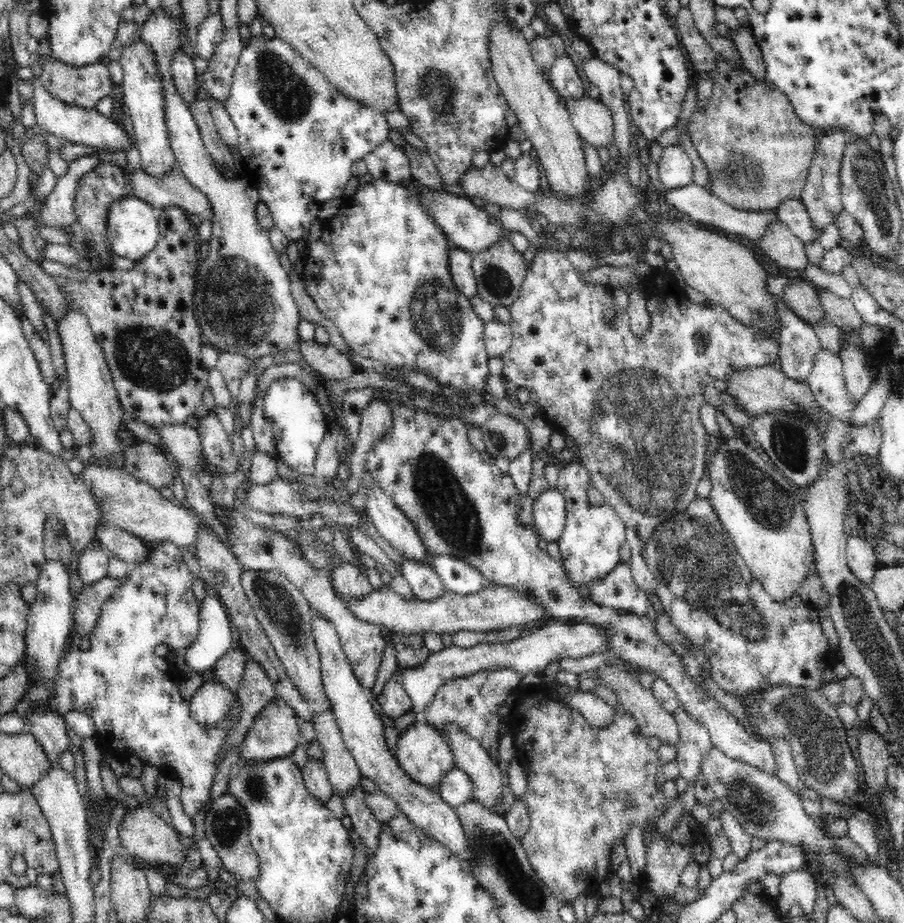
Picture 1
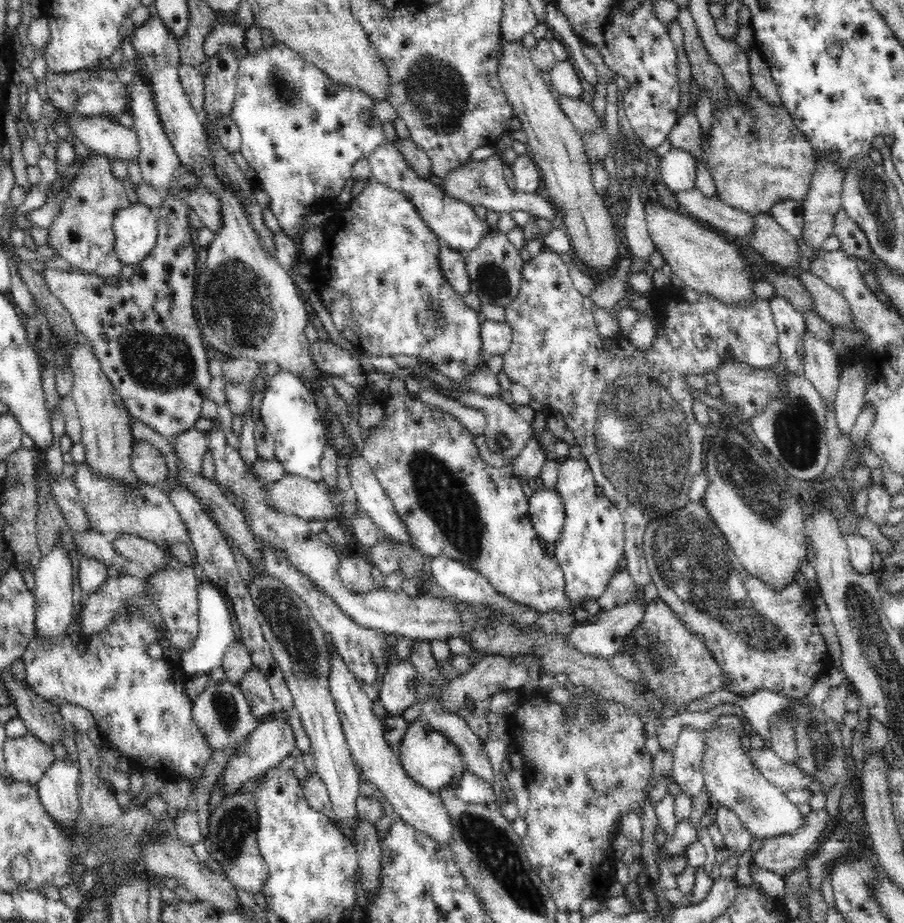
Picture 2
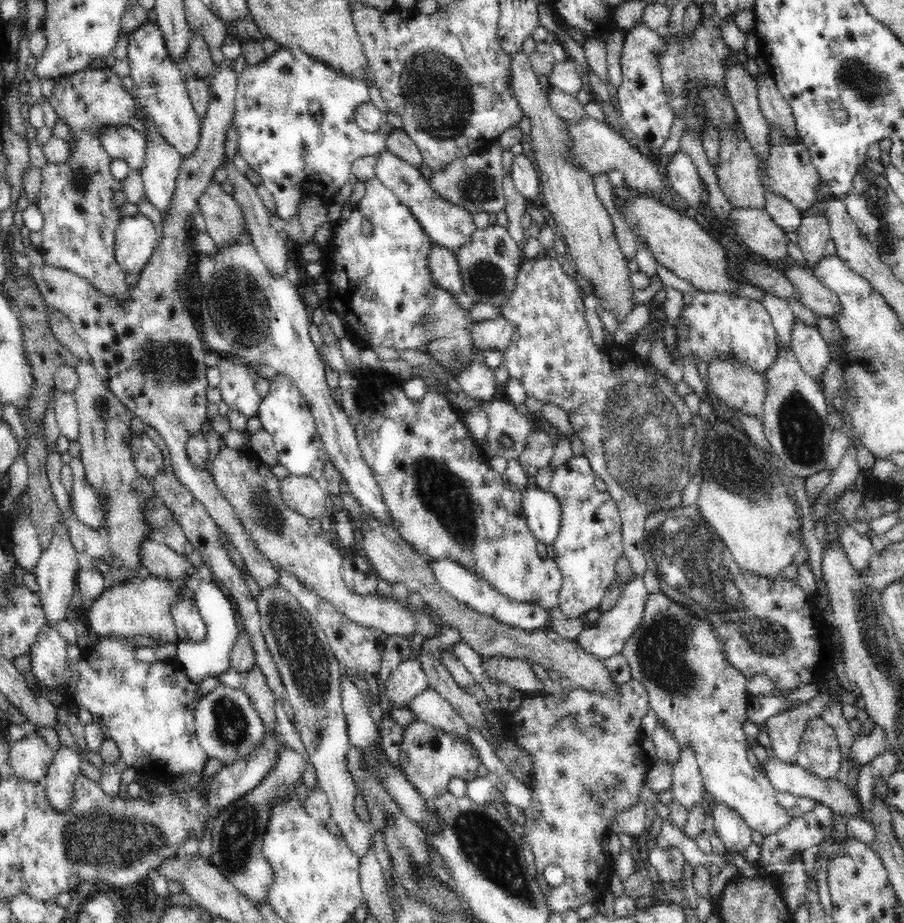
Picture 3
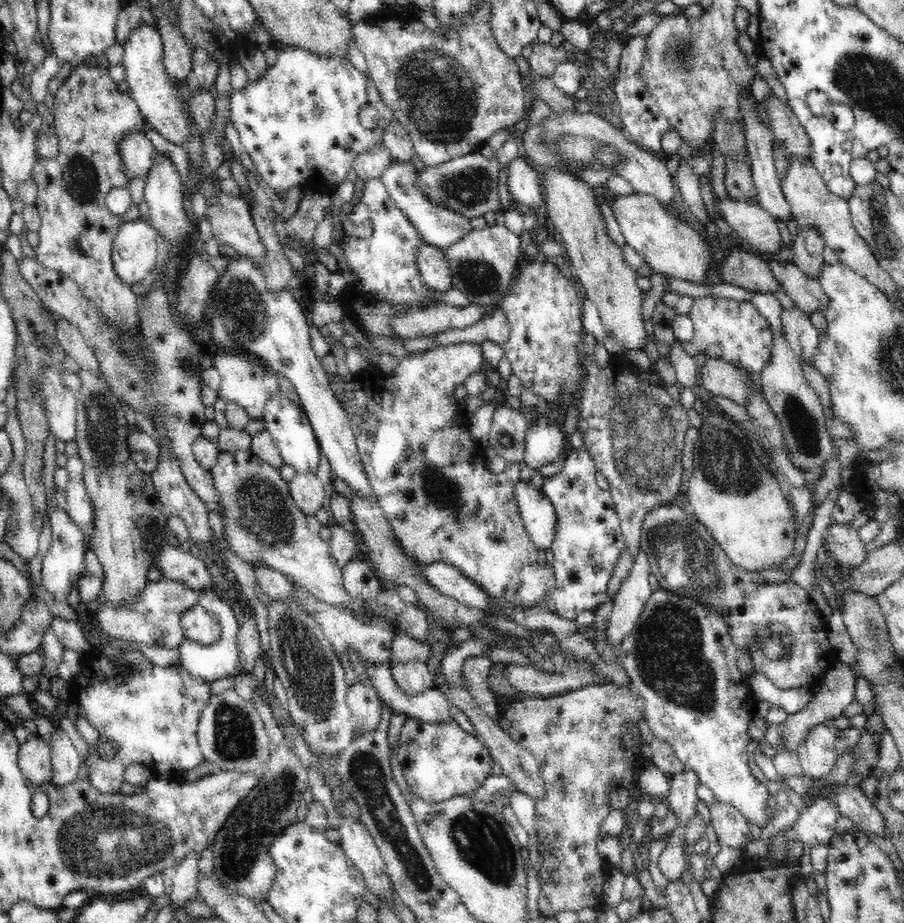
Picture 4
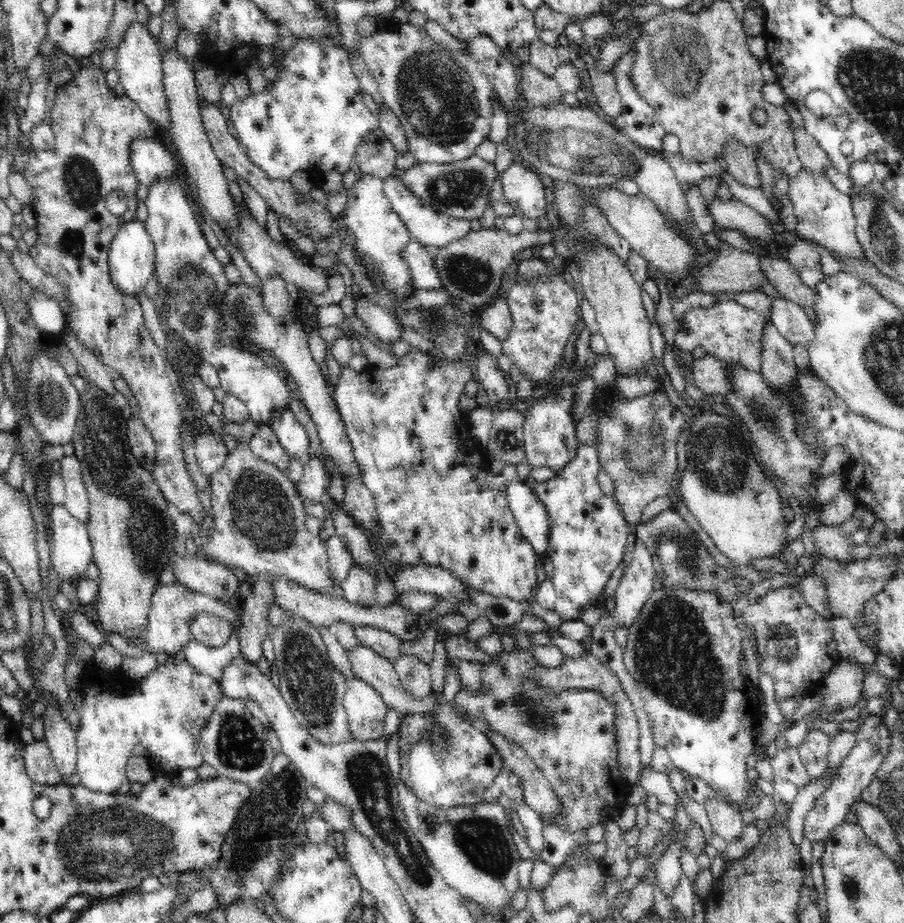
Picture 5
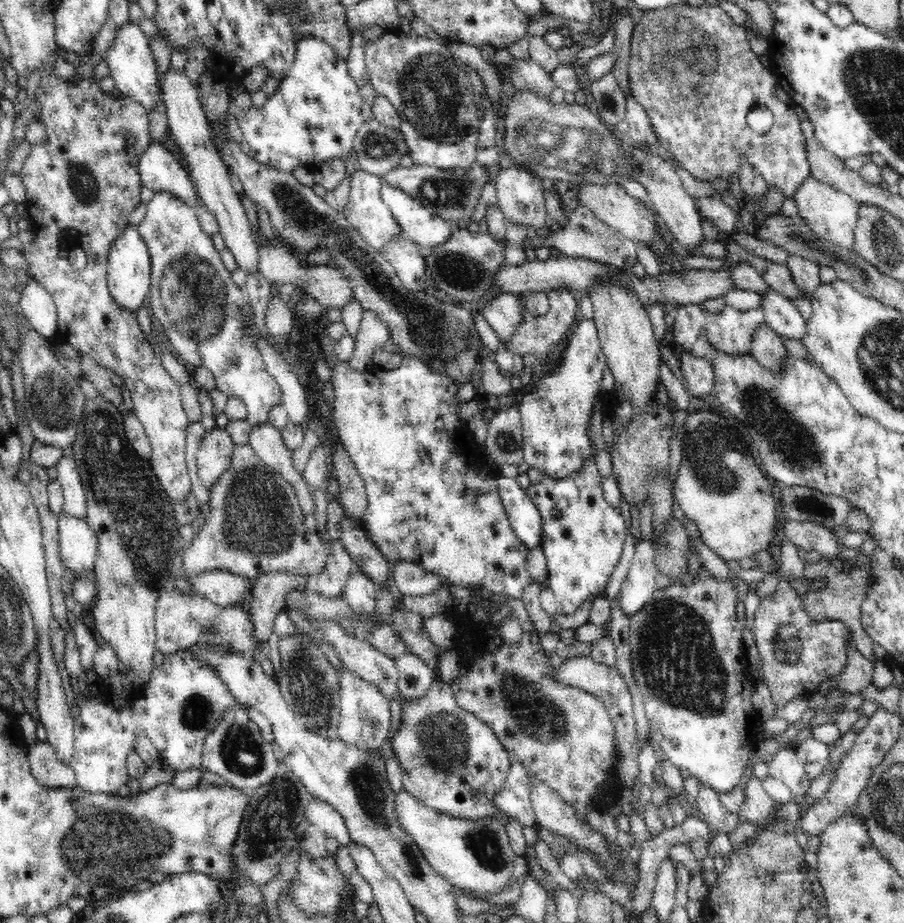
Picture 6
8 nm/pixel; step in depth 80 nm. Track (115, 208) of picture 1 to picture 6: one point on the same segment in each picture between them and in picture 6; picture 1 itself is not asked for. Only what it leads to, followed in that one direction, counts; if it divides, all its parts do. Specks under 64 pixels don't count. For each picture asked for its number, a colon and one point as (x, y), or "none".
2: (135, 228)
3: (136, 240)
4: (134, 254)
5: (131, 262)
6: (129, 267)

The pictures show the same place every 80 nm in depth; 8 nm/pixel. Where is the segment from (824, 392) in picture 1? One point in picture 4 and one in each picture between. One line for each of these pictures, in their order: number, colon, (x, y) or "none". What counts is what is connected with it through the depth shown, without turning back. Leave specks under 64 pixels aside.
2: (821, 365)
3: (811, 350)
4: (799, 331)

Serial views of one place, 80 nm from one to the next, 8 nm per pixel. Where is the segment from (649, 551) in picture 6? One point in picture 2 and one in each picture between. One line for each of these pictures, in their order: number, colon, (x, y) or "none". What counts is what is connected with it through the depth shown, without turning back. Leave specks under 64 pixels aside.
2: (602, 637)
3: (607, 638)
4: (634, 592)
5: (635, 587)

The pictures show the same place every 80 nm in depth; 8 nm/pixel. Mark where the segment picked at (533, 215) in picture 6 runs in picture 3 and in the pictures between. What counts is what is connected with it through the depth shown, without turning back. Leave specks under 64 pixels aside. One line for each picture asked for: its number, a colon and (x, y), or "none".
3: (525, 175)
4: (524, 183)
5: (523, 189)

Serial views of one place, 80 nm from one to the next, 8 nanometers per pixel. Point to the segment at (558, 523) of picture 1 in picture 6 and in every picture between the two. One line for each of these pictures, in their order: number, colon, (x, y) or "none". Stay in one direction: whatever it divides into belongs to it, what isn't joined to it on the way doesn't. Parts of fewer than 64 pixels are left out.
2: (546, 510)
3: (542, 511)
4: (536, 514)
5: (531, 517)
6: (518, 509)

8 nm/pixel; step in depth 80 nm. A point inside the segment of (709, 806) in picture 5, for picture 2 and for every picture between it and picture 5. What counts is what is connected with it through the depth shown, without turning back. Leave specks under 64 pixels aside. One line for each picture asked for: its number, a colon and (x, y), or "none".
2: (737, 838)
3: (732, 829)
4: (732, 831)

